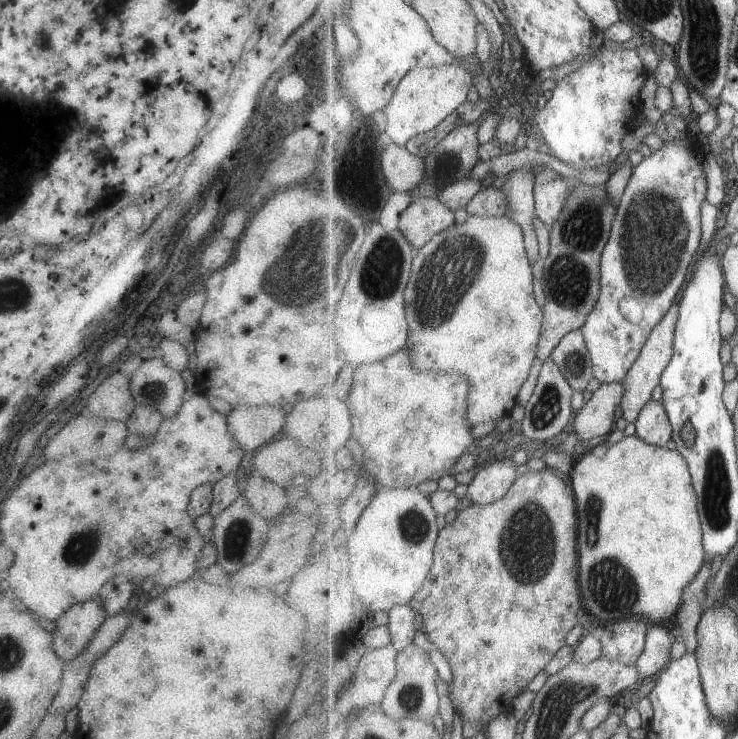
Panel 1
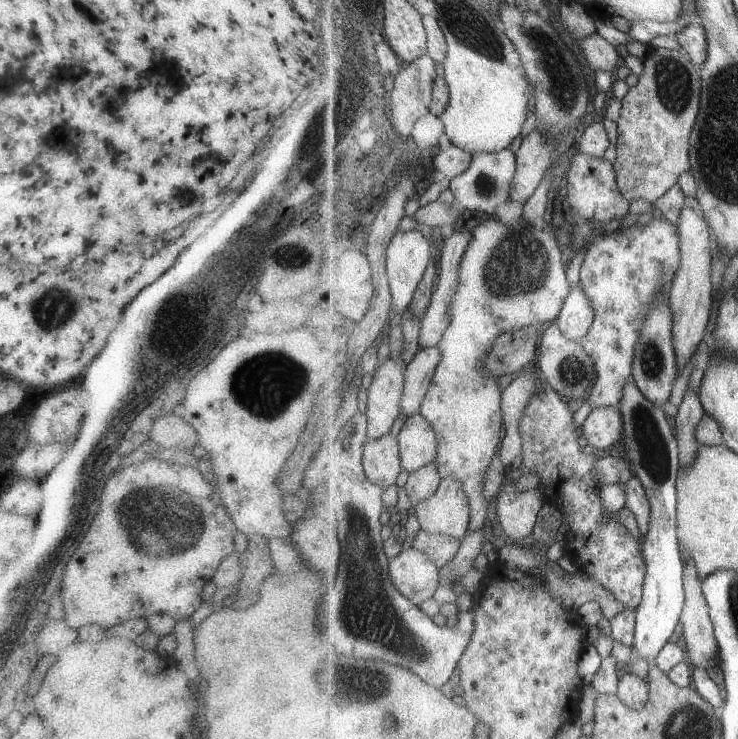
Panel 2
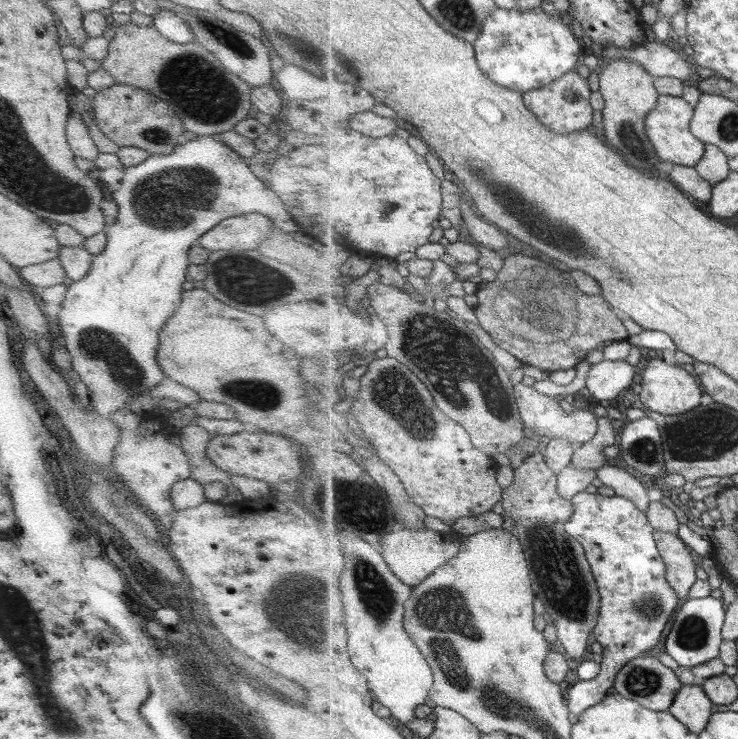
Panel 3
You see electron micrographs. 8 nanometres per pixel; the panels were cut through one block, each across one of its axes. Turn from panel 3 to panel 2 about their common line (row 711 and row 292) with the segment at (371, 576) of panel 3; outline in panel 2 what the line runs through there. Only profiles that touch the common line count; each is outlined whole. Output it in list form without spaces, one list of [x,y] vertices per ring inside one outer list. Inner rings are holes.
[[[417,230],[396,232],[386,248],[386,276],[390,288],[392,304],[402,312],[412,303],[413,297],[419,289],[429,264],[433,258],[432,242],[427,240],[427,235]]]

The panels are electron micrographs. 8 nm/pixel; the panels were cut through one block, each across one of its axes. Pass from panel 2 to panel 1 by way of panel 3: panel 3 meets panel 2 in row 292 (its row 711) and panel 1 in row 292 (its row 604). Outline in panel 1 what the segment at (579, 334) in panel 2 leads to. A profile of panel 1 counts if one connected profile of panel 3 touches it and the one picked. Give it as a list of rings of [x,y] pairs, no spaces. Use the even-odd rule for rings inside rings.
[[[687,137],[686,139],[673,139],[673,142],[665,142],[659,150],[654,150],[652,154],[644,159],[637,165],[632,166],[632,174],[628,184],[624,190],[620,204],[616,210],[616,217],[613,221],[612,233],[602,254],[602,269],[601,269],[601,282],[602,291],[600,300],[597,301],[595,308],[588,316],[588,321],[582,326],[583,334],[586,338],[586,345],[592,354],[594,366],[594,378],[601,383],[621,383],[627,376],[629,370],[637,362],[640,357],[641,351],[644,349],[645,343],[649,340],[653,329],[665,318],[669,309],[675,304],[679,290],[683,288],[687,274],[689,274],[689,266],[696,258],[699,250],[699,242],[701,242],[701,206],[705,202],[707,196],[707,175],[703,172],[703,160],[708,154],[701,153],[701,148],[693,144],[693,140]]]

